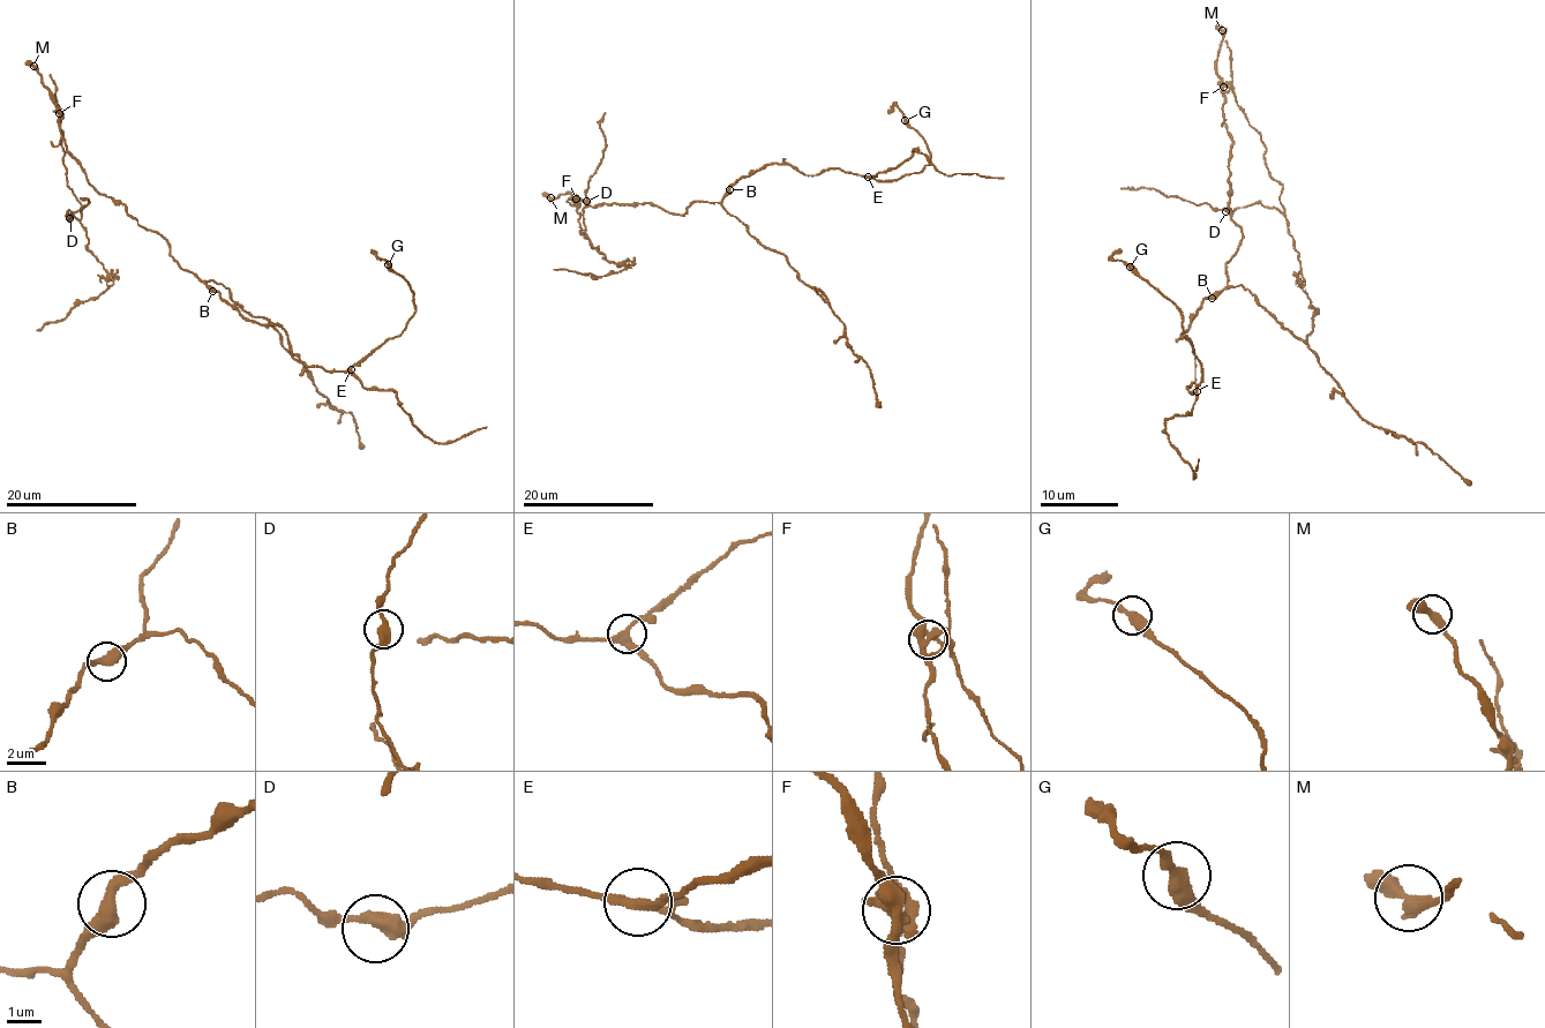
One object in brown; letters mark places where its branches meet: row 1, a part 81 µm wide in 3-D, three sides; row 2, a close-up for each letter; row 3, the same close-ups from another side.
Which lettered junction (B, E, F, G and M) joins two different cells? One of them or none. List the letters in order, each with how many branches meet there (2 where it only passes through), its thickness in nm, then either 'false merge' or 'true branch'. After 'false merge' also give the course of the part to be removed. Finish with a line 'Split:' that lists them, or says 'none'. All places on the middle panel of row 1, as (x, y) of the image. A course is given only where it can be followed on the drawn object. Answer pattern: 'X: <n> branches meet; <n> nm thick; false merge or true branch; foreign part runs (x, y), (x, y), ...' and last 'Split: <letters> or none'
B: 2 branches meet; 400 nm thick; true branch
E: 3 branches meet; 260 nm thick; true branch
F: 3 branches meet; 380 nm thick; false merge; foreign part runs (577, 199), (582, 235), (605, 259), (623, 262), (624, 268), (598, 276), (554, 270)
G: 2 branches meet; 420 nm thick; true branch
M: 2 branches meet; 400 nm thick; true branch
Split: F

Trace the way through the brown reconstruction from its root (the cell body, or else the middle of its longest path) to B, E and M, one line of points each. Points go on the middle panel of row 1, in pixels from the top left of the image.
B: (677, 214), (683, 214), (695, 201), (720, 202), (729, 189)
E: (677, 214), (695, 201), (720, 202), (740, 178), (774, 163), (792, 165), (803, 174), (840, 167), (868, 177)
M: (677, 214), (647, 202), (589, 205), (570, 193), (550, 197)

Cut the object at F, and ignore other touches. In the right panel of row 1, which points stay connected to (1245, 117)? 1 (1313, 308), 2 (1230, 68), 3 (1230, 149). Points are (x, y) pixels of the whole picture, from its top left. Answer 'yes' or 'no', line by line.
1: yes
2: yes
3: no

